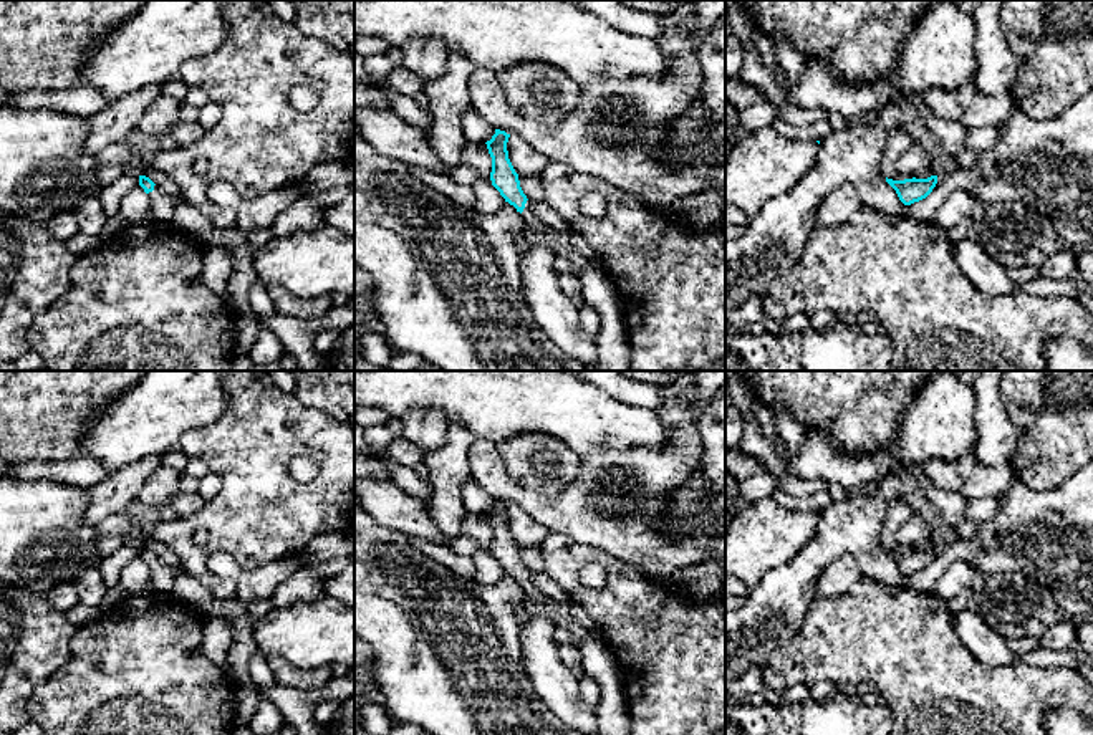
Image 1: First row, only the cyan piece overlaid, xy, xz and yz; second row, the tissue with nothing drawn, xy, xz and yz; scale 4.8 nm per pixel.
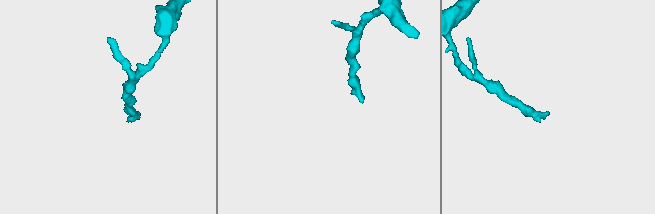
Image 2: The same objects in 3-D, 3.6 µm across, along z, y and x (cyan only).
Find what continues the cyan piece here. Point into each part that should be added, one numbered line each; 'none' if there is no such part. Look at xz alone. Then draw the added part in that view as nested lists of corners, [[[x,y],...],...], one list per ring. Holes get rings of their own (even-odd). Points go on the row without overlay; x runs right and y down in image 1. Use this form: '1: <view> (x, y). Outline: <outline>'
1: xz (534, 595). Outline: [[[528,569],[522,583],[525,593],[525,603],[543,608],[551,599],[533,583],[533,573]]]

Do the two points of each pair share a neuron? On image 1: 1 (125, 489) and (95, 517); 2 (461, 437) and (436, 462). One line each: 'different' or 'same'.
1: same
2: same

